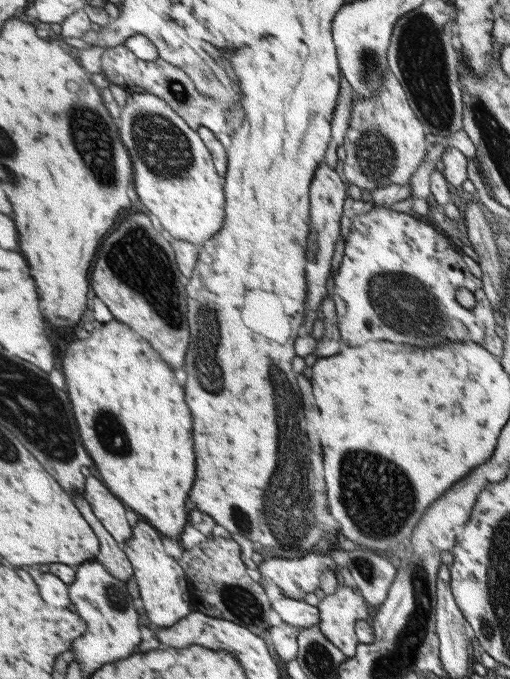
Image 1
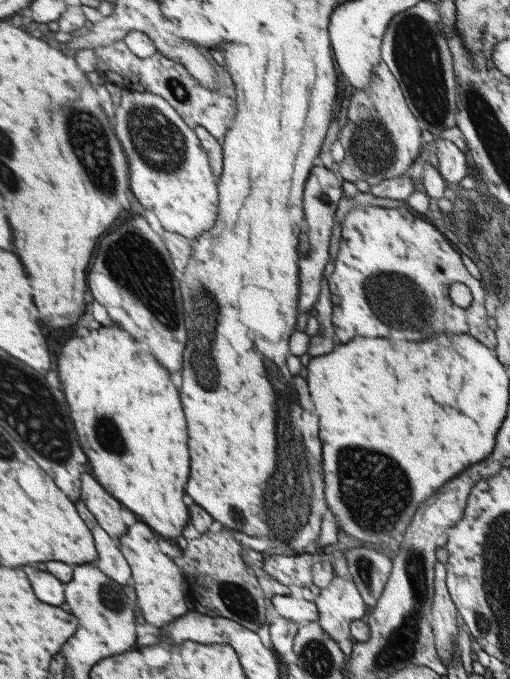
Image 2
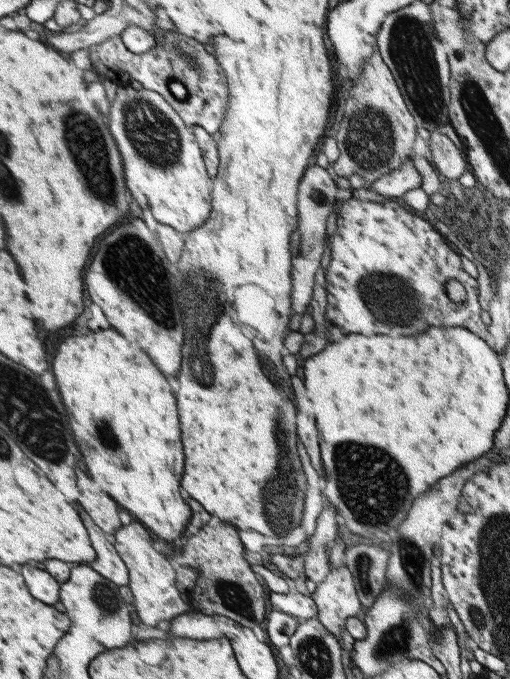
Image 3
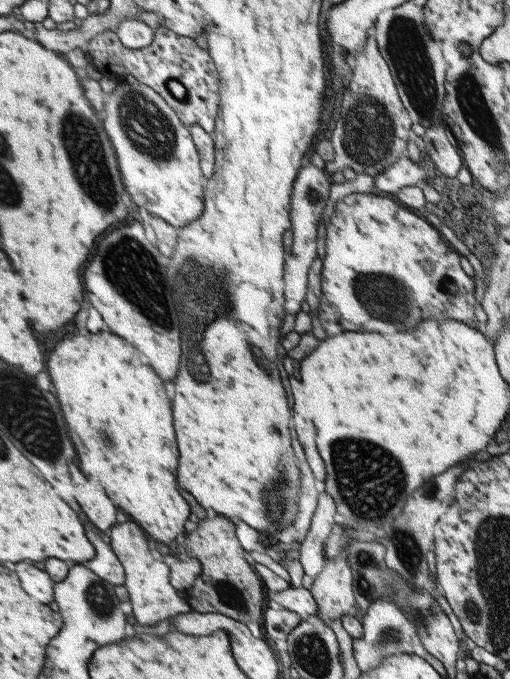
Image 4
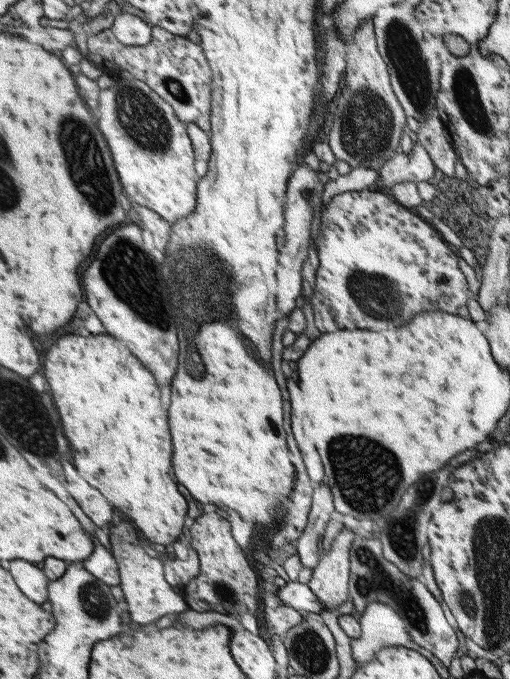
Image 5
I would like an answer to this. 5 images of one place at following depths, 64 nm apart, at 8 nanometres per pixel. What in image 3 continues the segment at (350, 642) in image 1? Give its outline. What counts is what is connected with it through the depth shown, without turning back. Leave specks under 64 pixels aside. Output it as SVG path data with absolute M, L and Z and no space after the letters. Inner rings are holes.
M346 565L332 566L312 593L312 599L317 603L317 618L336 636L341 648L344 648L344 643L340 634L342 628L346 628L346 619L362 617L365 612L362 598L356 592L352 573Z

